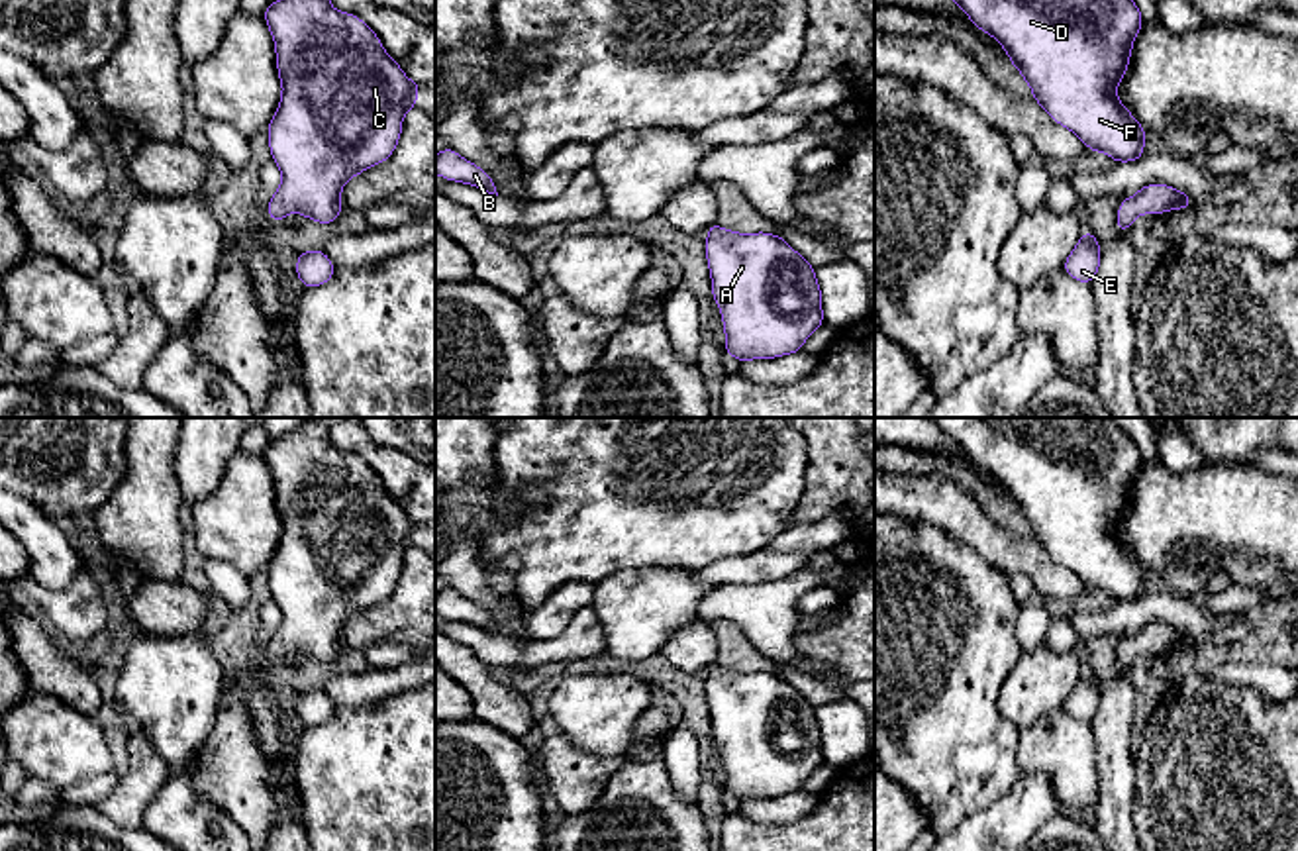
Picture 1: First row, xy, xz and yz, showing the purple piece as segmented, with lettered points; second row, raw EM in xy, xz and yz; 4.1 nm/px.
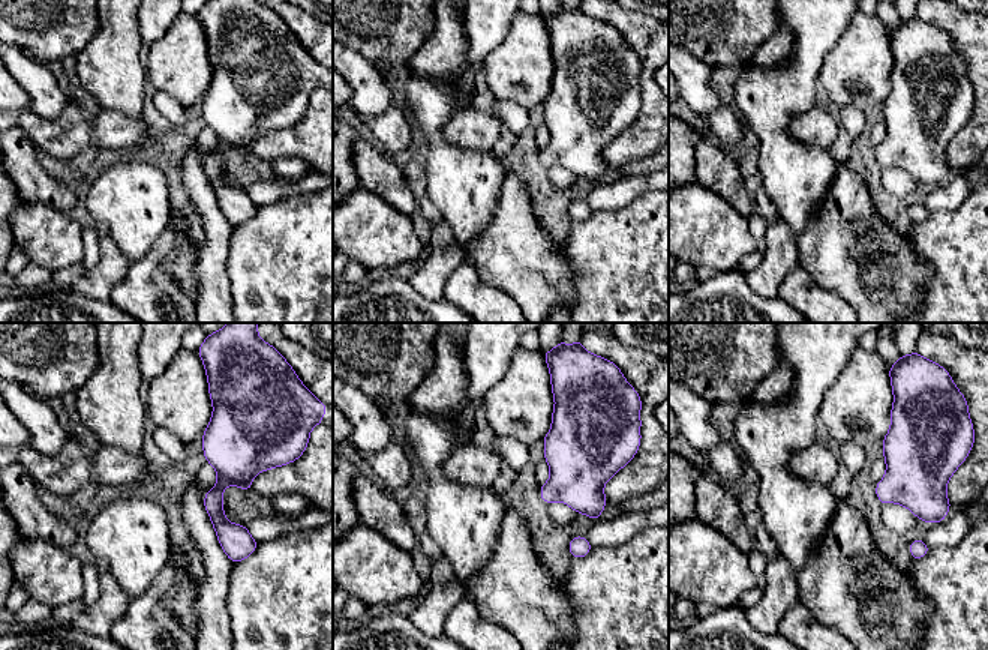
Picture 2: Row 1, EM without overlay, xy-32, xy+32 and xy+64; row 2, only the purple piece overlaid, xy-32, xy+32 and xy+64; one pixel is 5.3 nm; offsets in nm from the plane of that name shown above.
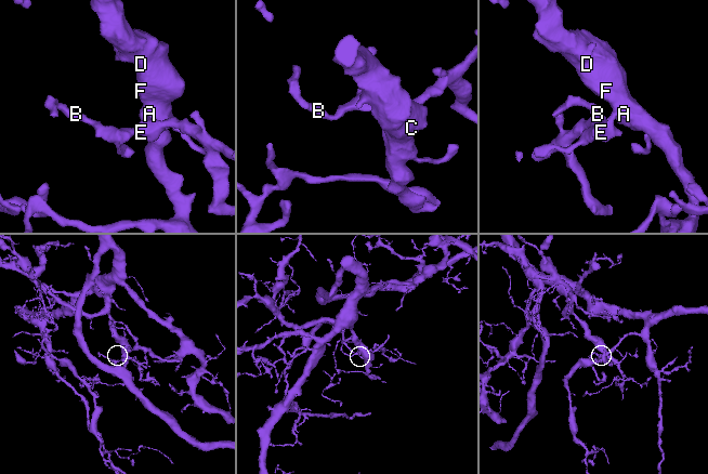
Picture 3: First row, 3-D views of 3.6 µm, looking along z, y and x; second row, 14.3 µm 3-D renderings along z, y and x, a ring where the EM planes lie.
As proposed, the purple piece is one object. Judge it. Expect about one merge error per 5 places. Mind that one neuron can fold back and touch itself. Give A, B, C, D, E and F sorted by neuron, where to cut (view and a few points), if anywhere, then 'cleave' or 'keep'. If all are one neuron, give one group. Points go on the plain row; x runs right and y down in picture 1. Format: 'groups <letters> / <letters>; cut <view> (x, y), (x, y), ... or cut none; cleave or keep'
groups A B C D E F; cut none; keep

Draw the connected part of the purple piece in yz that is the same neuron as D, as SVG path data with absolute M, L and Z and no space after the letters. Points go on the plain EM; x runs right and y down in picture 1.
M929 418L990 473L1031 526L1033 539L1090 590L1116 602L1143 594L1147 571L1118 539L1116 529L1129 506L1143 455L1112 418Z

